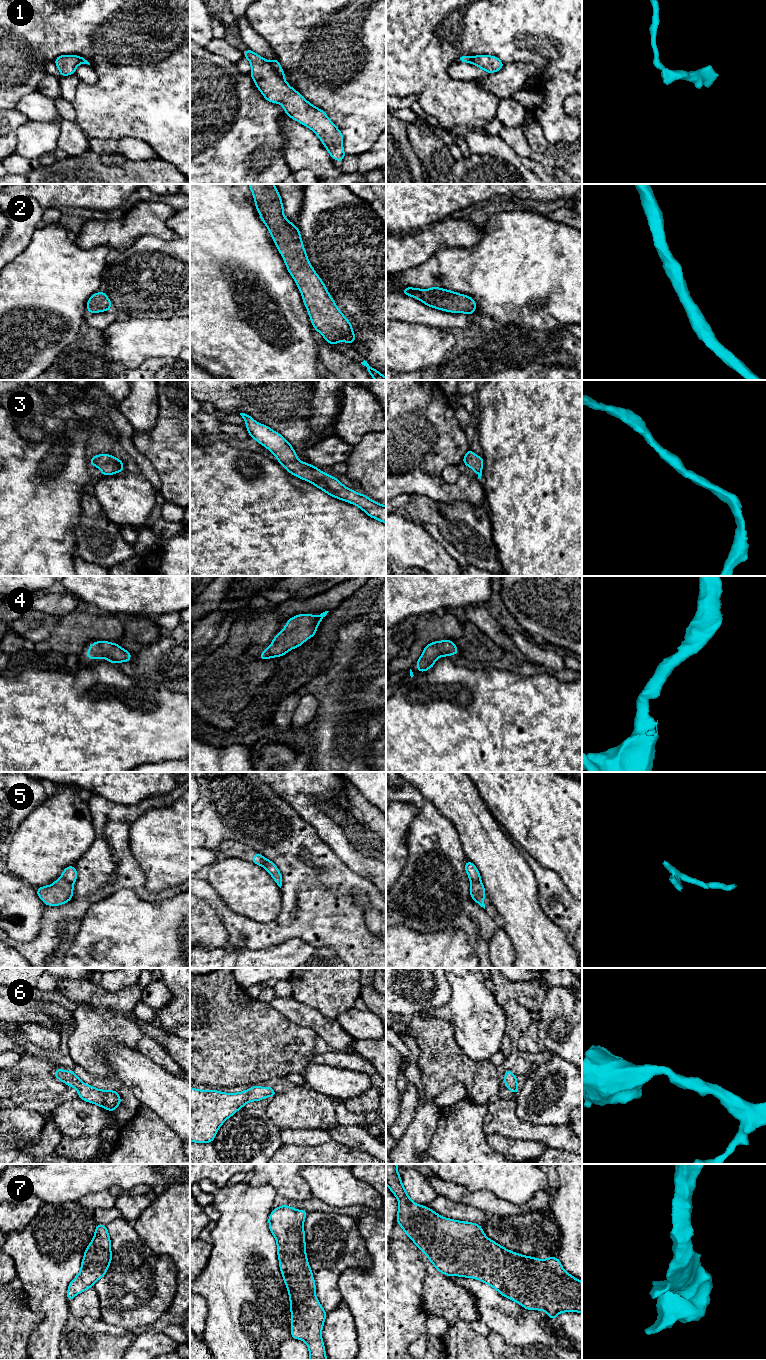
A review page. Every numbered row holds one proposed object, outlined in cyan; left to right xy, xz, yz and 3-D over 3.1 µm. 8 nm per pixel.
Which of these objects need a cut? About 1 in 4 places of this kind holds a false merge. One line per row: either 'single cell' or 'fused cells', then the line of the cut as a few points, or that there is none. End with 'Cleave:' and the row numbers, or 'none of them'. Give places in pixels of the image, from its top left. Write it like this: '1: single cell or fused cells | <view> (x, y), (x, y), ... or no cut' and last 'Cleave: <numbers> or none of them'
1: fused cells | xz (268, 61), (270, 66), (284, 80)
2: single cell | no cut
3: single cell | no cut
4: single cell | no cut
5: fused cells | xy (61, 877), (72, 883)
6: single cell | no cut
7: single cell | no cut
Cleave: 1, 5

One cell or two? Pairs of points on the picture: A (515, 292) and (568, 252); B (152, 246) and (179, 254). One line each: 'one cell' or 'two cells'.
A: one cell
B: one cell

